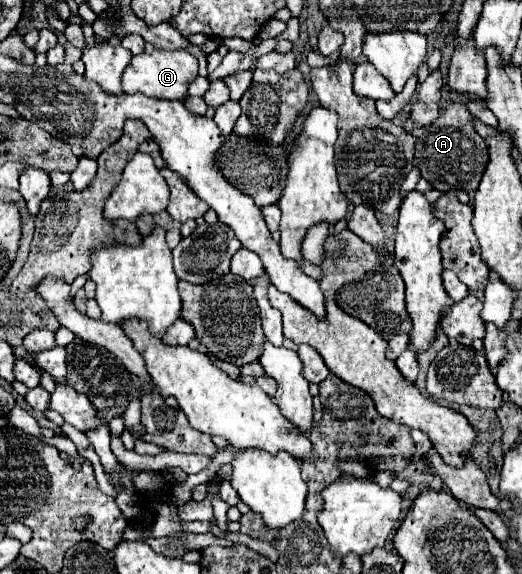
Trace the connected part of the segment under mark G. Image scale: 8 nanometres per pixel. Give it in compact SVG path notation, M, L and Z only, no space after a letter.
M154 50L152 54L138 54L132 58L130 66L124 70L122 76L122 90L126 94L146 94L154 98L168 98L168 100L184 100L188 92L188 84L198 76L198 60L186 50Z

